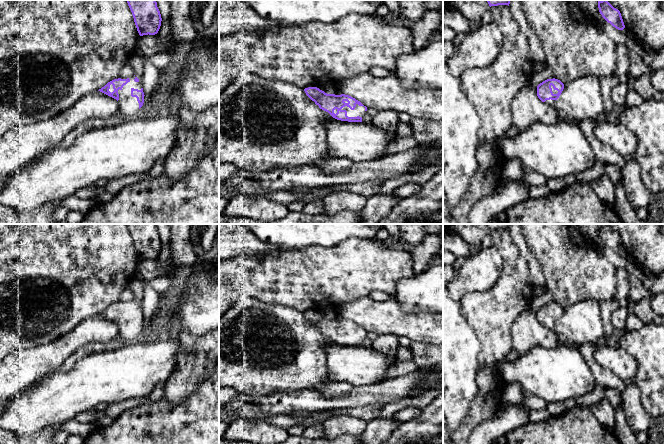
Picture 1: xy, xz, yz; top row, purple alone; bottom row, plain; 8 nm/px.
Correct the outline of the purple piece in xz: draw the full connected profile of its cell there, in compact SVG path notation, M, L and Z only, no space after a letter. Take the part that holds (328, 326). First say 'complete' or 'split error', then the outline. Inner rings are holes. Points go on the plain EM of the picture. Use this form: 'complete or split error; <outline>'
split error; M317 311L304 313L306 319L333 342L348 346L362 346L367 331L355 322L341 318L327 318Z

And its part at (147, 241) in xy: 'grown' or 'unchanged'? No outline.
unchanged

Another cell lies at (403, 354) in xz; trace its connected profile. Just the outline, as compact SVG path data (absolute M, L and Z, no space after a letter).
M399 346L396 353L396 361L411 361L413 359L412 352L409 347Z

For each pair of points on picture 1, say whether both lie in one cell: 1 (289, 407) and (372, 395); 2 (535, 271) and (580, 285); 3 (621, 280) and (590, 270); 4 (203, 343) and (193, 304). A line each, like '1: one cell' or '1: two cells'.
1: one cell
2: two cells
3: two cells
4: two cells

